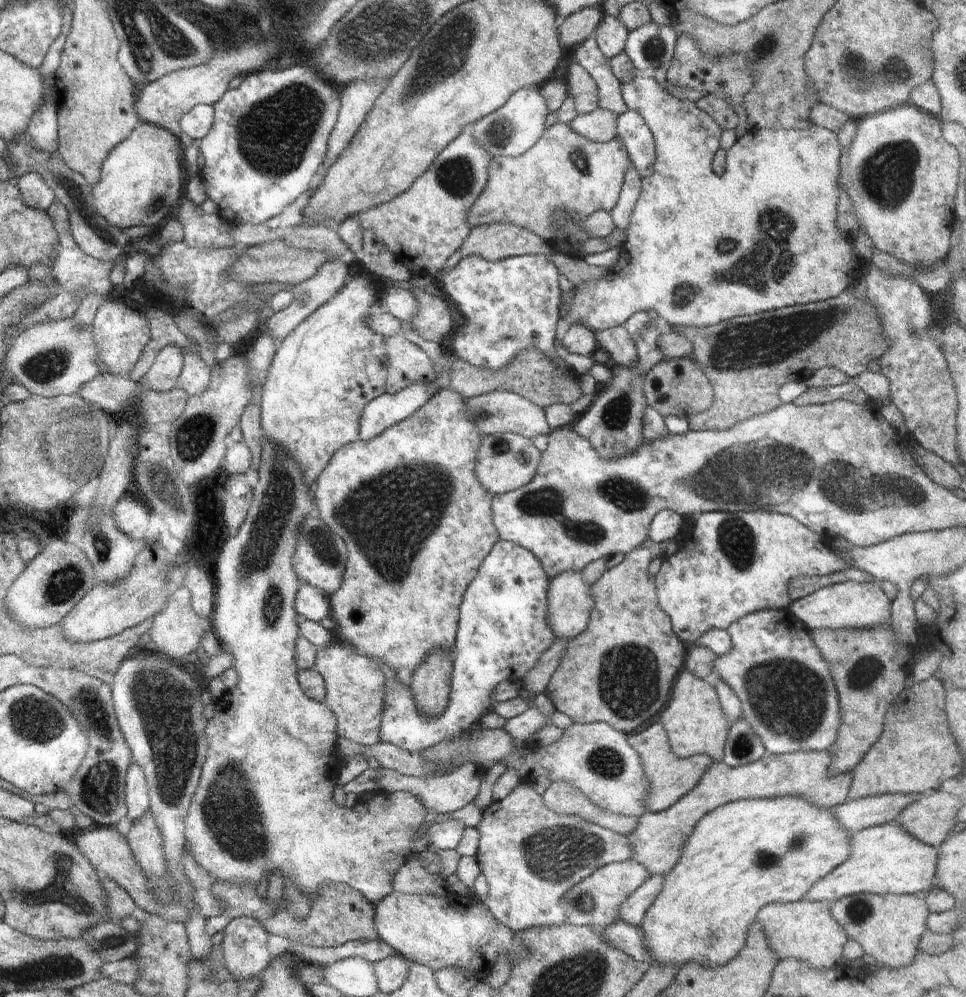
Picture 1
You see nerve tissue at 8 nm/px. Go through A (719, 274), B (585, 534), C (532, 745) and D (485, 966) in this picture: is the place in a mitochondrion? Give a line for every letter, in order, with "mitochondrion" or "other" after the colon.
A: mitochondrion
B: mitochondrion
C: other
D: other

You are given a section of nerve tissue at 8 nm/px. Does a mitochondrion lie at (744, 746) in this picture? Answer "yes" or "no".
yes

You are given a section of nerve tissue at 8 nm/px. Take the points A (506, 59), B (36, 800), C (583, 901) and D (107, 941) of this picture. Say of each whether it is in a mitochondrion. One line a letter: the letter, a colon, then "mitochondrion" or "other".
A: other
B: other
C: mitochondrion
D: mitochondrion

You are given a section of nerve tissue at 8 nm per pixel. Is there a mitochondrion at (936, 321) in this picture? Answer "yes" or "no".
no

